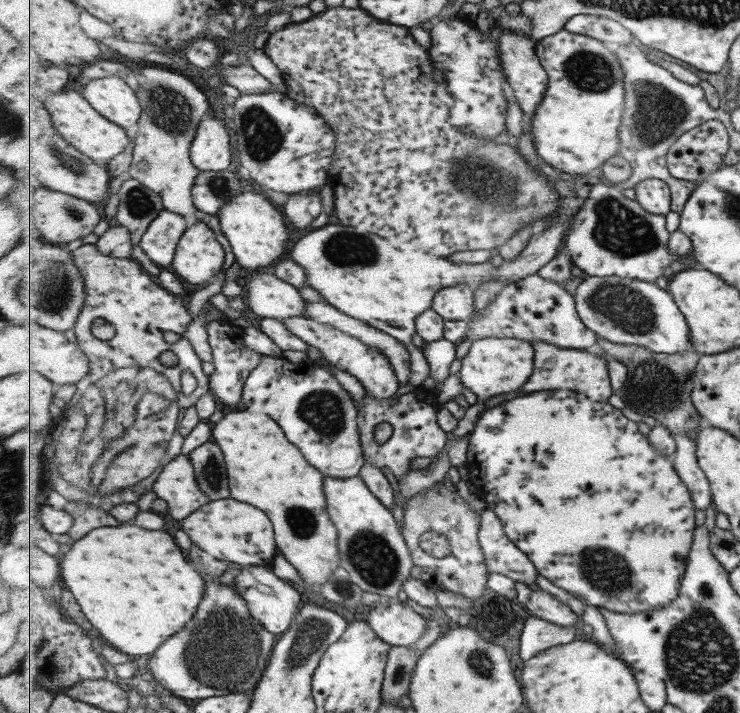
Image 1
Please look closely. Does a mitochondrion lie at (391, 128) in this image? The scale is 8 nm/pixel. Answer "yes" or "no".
no

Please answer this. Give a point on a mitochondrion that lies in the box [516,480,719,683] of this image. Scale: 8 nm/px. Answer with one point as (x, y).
(605, 571)

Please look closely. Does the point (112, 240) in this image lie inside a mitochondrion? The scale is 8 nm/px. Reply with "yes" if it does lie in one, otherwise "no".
no

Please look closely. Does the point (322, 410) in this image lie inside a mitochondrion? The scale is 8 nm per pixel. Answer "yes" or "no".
yes

